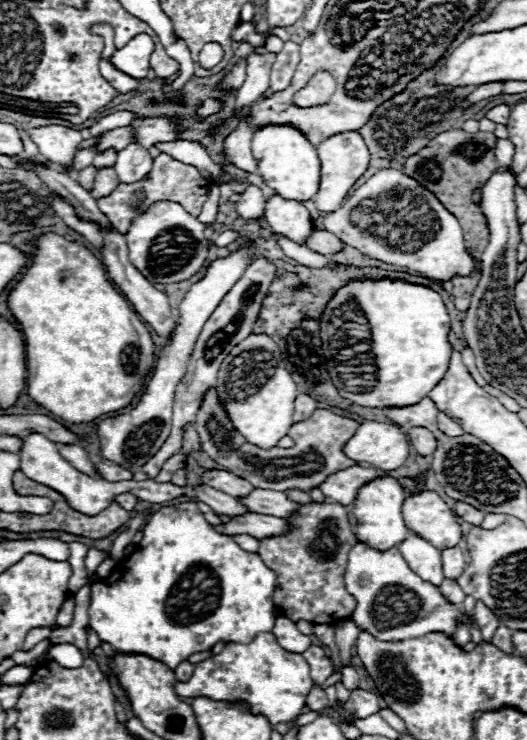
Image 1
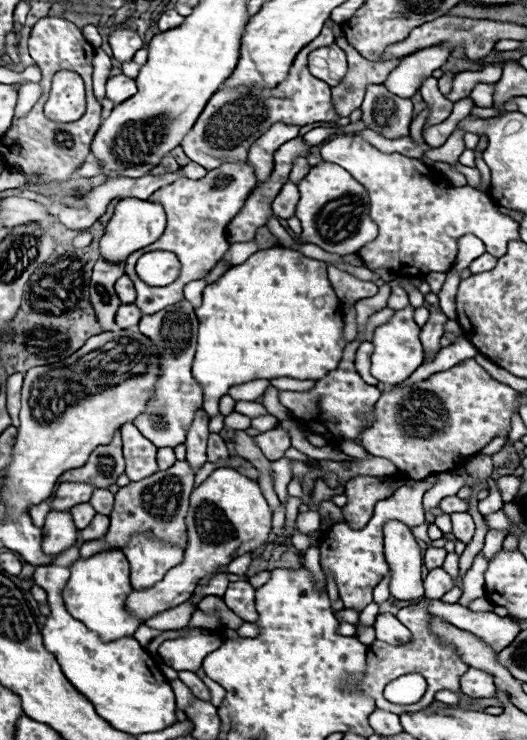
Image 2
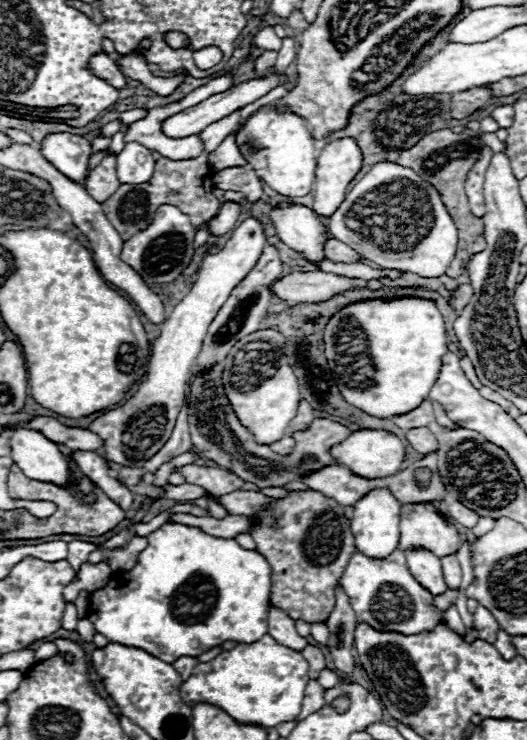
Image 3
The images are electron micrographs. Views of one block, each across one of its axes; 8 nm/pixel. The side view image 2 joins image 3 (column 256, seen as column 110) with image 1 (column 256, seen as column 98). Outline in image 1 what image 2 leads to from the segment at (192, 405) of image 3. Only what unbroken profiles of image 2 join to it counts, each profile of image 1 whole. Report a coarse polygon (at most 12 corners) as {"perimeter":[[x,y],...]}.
{"perimeter":[[208,390],[194,428],[202,452],[254,488],[308,492],[356,464],[358,422],[316,410],[260,450]]}

